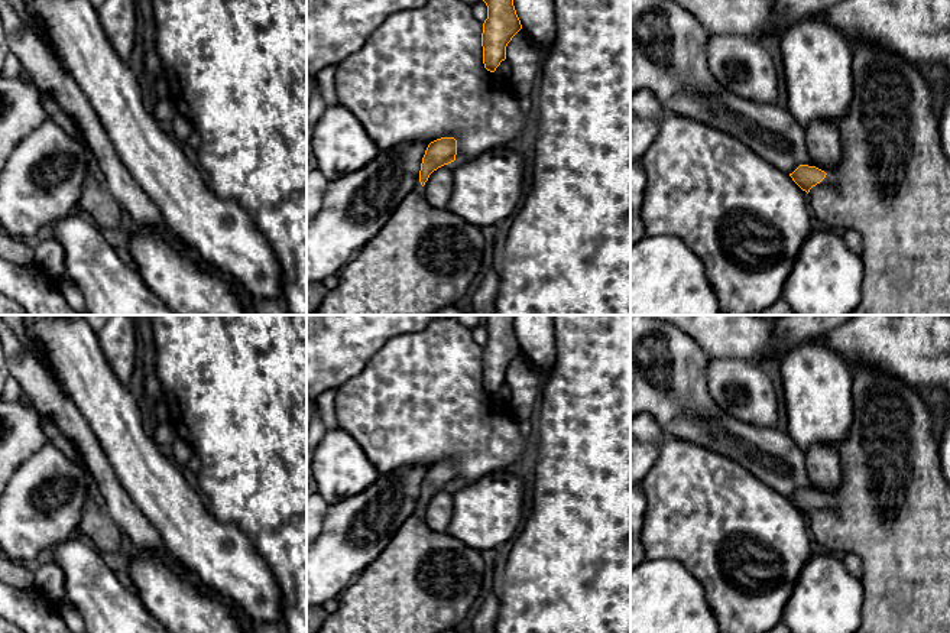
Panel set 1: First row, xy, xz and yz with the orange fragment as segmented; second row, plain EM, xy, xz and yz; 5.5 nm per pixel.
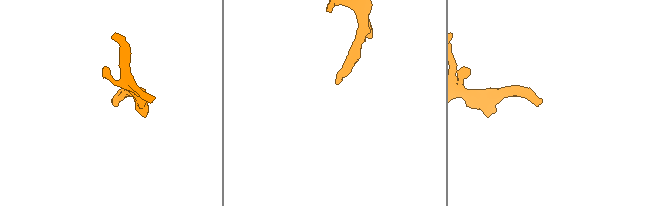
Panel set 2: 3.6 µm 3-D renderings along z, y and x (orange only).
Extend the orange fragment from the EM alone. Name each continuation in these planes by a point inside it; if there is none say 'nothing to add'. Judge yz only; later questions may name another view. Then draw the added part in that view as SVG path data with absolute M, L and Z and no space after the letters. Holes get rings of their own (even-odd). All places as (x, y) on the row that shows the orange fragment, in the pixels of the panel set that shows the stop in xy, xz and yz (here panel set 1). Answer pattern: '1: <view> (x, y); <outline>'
1: yz (892, 185); M855 40L852 45L853 97L846 116L837 123L840 133L840 165L808 192L808 202L821 224L831 230L855 230L862 236L863 263L862 298L850 315L950 315L950 159L941 145L940 121L933 111L933 92L917 65L882 49L872 42Z

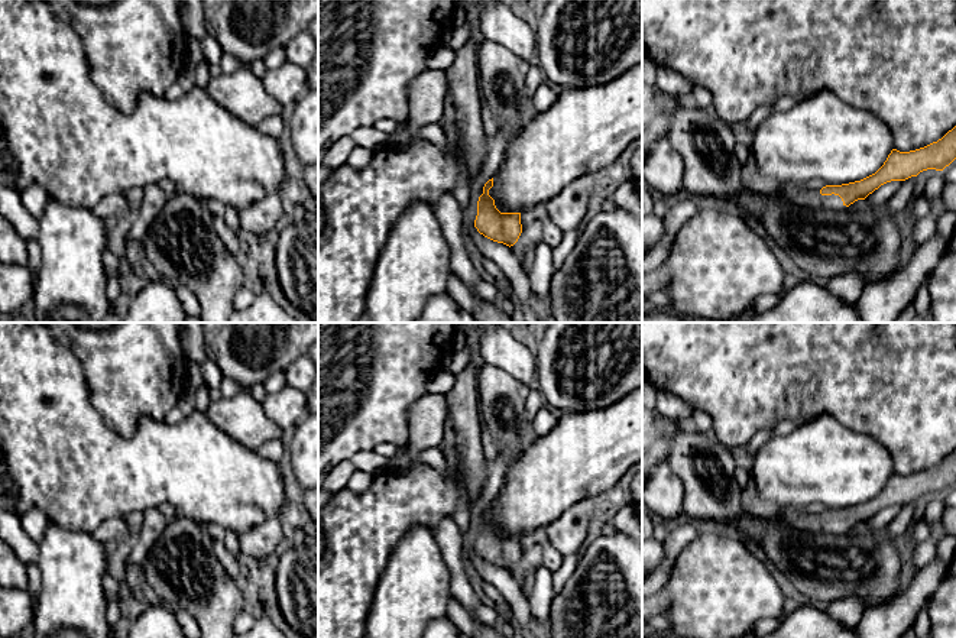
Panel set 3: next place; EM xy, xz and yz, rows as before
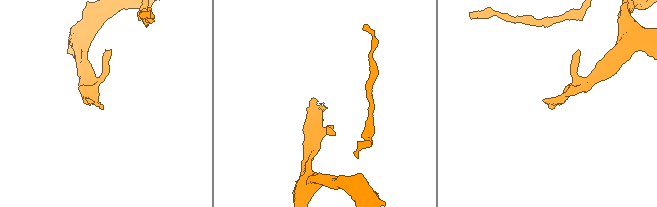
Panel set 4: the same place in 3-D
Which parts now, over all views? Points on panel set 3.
1: yz (793, 194); M781 184L777 197L782 201L801 208L842 210L843 201L839 195L821 195L820 190L806 190L797 184Z

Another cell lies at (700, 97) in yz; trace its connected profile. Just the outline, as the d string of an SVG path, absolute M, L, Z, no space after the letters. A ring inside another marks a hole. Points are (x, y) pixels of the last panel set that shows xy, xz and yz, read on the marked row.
M694 85L688 103L703 110L712 110L712 94L701 85Z

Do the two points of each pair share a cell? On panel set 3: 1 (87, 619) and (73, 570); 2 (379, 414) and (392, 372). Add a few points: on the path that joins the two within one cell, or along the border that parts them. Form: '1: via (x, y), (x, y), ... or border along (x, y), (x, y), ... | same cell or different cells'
1: via (75, 608), (73, 605), (73, 582) | same cell
2: via (379, 404), (379, 385), (382, 382) | same cell

